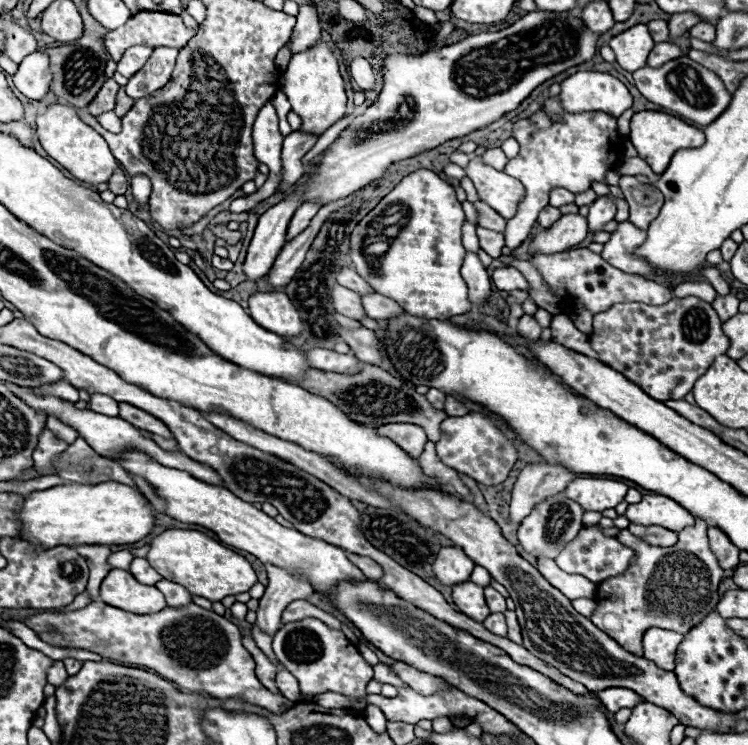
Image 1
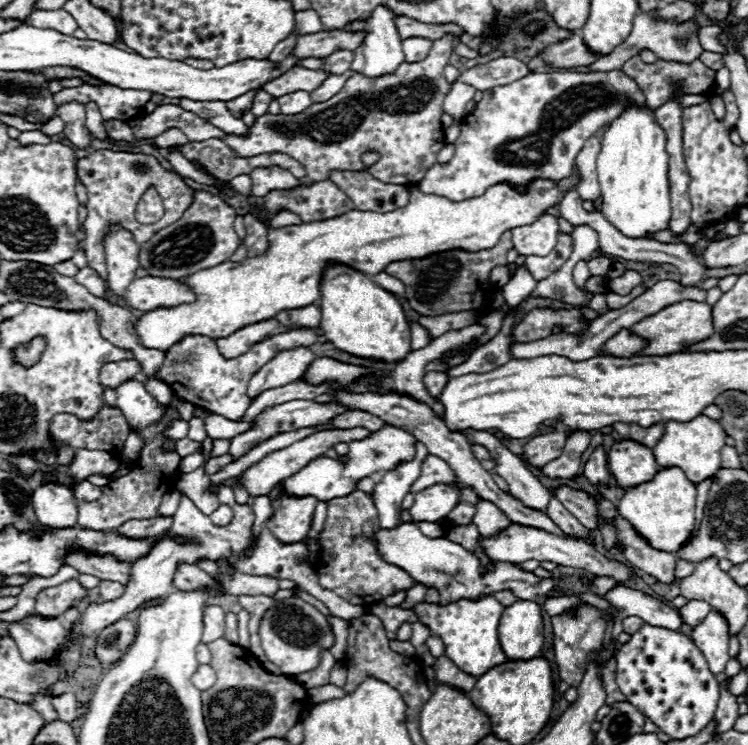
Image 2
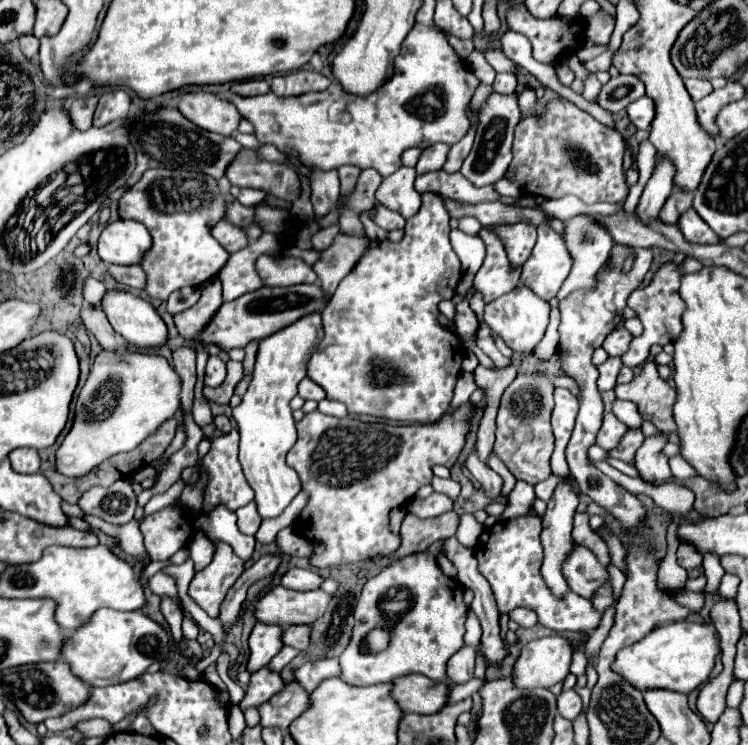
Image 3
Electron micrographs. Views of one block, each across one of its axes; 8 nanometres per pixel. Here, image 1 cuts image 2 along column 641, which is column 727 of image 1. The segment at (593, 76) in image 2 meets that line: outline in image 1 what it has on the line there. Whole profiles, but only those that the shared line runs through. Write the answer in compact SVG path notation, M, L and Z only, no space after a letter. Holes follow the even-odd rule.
M688 56L670 60L662 68L640 68L634 72L634 82L646 100L664 106L700 126L708 126L710 122L714 122L728 108L732 98L724 82L712 70L700 66Z

